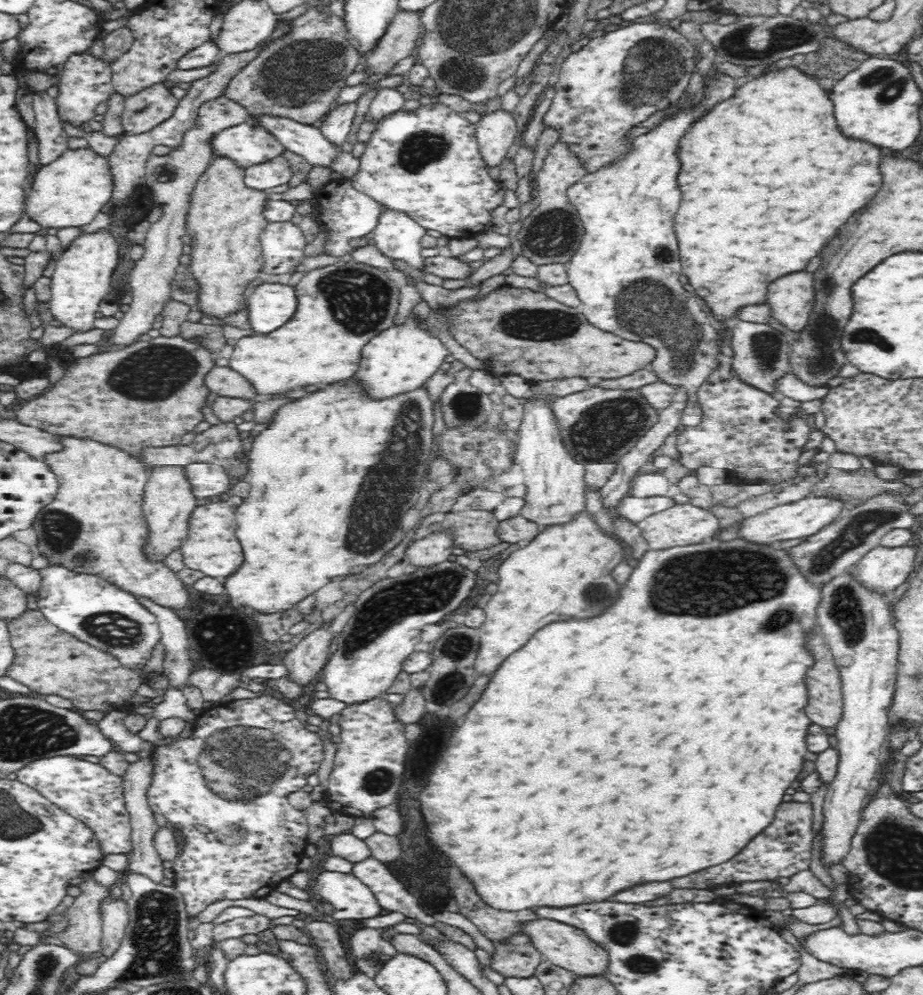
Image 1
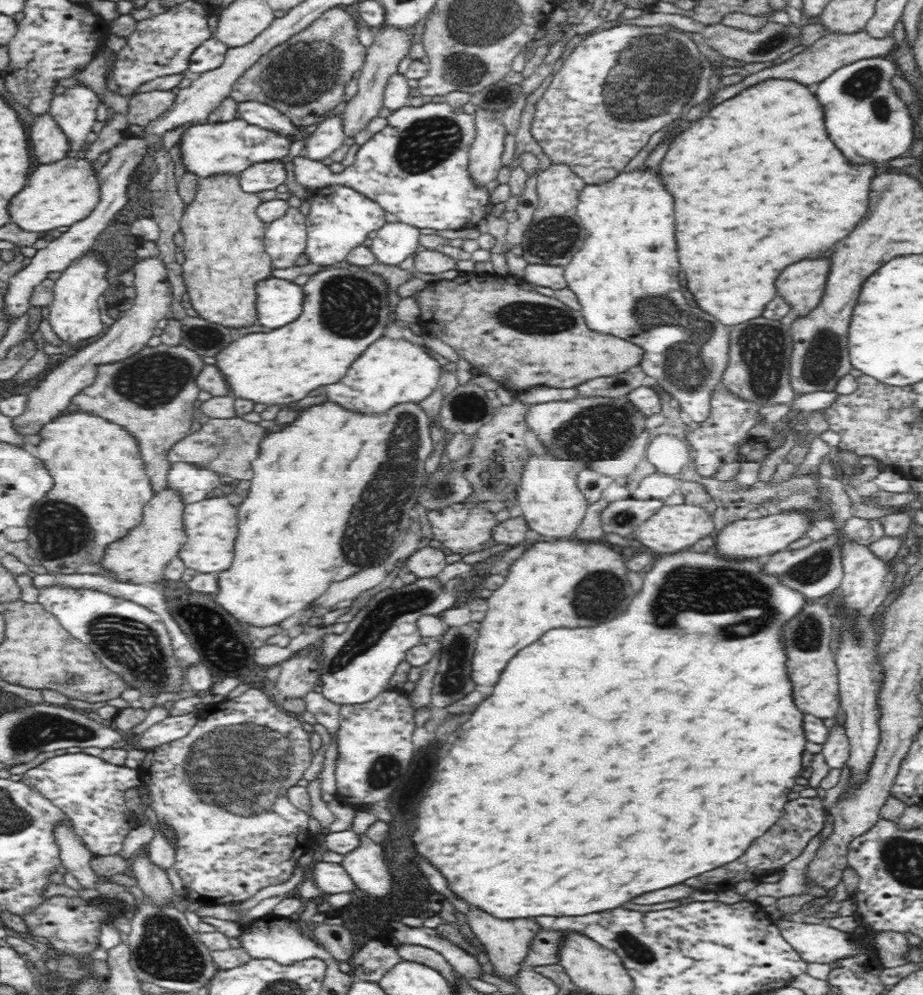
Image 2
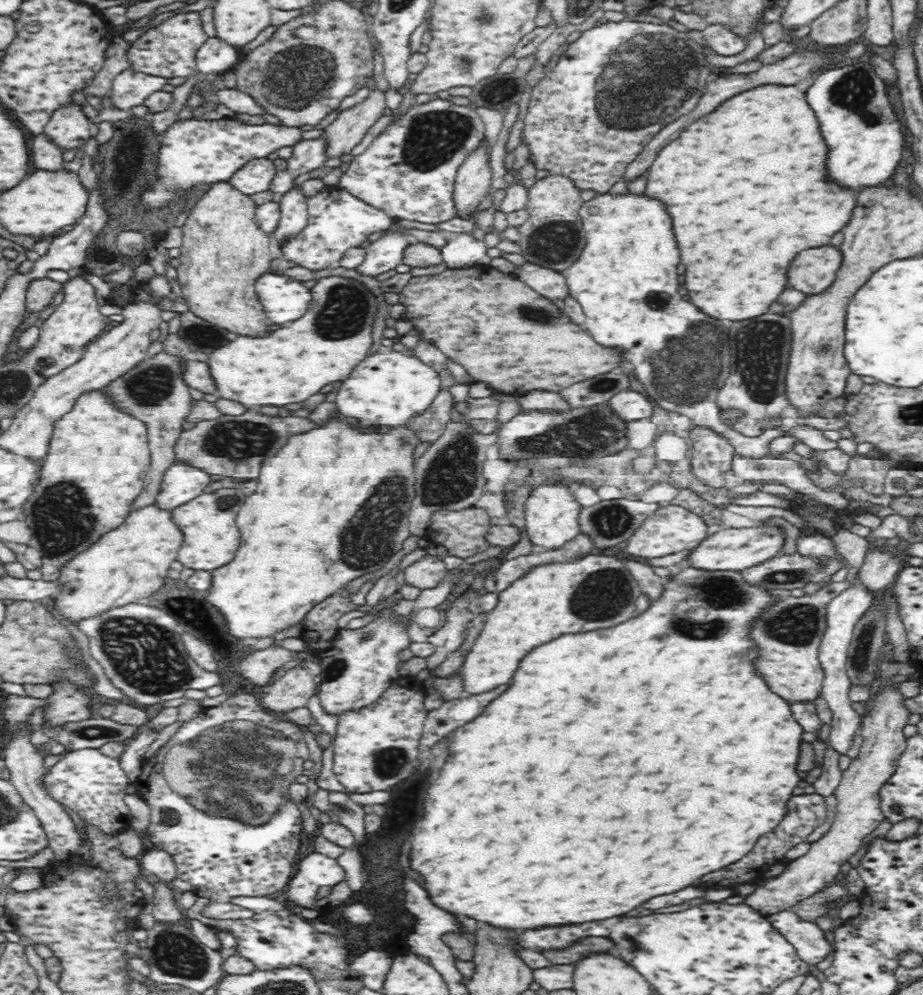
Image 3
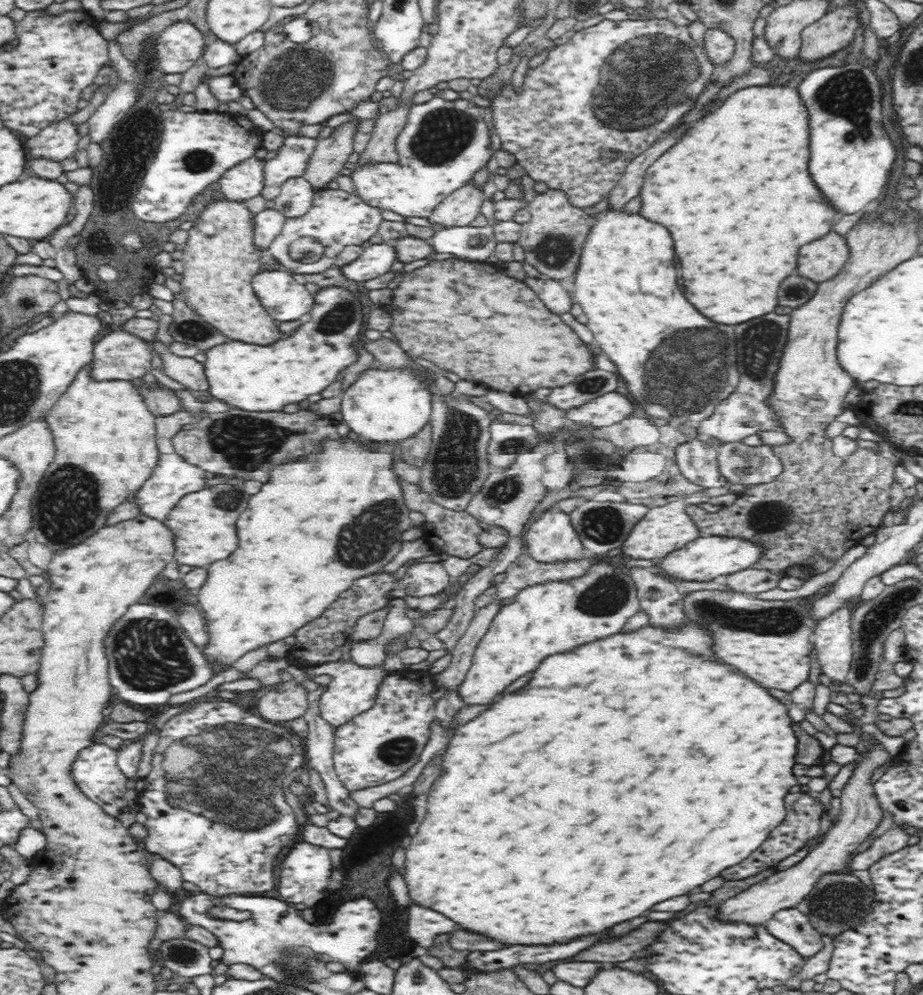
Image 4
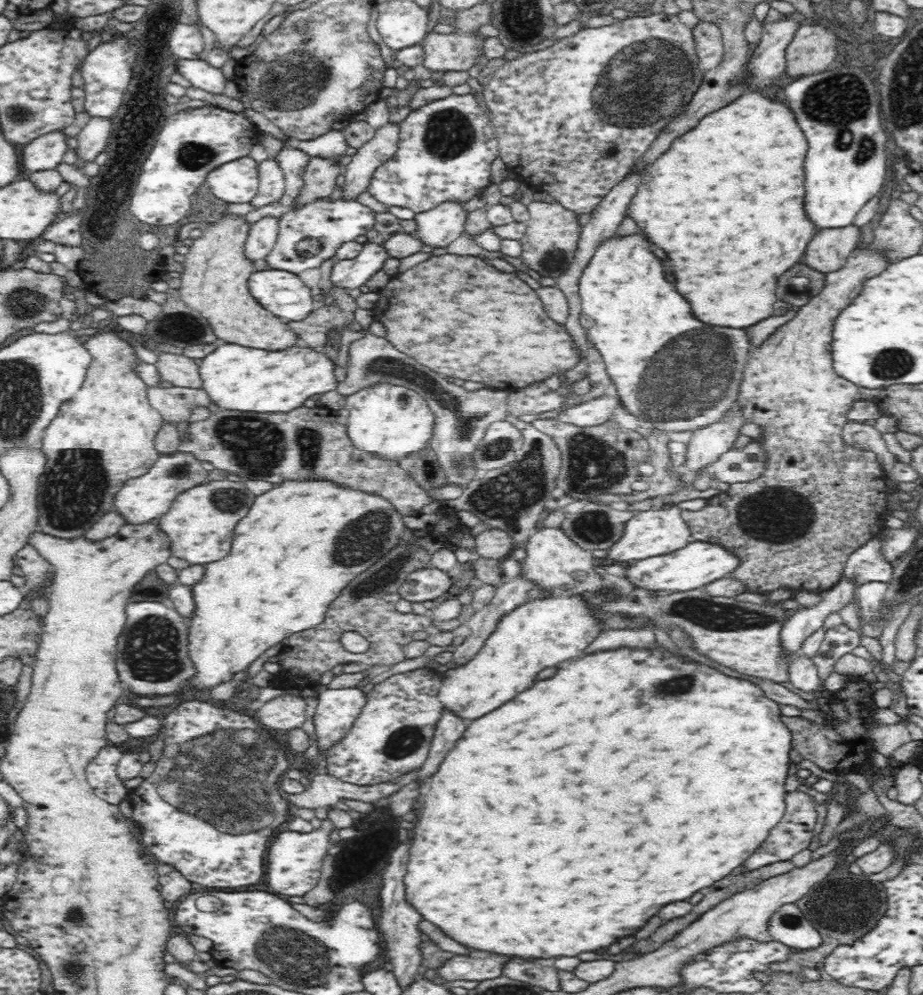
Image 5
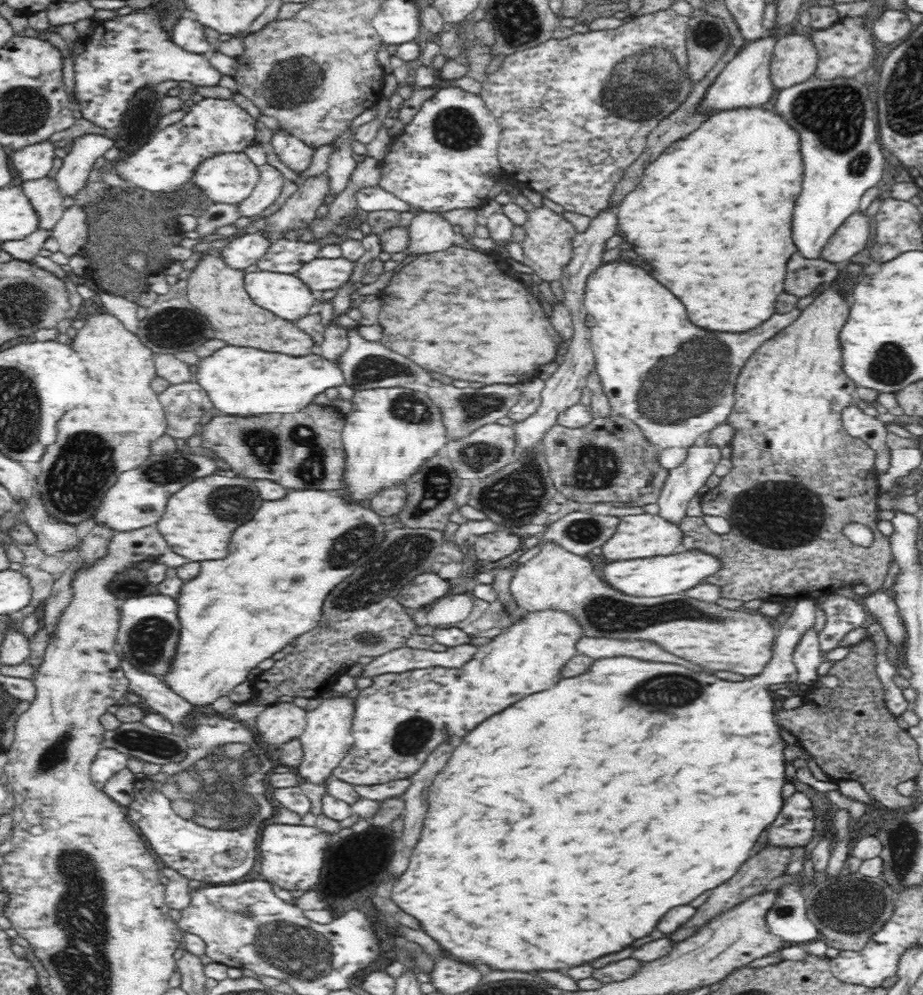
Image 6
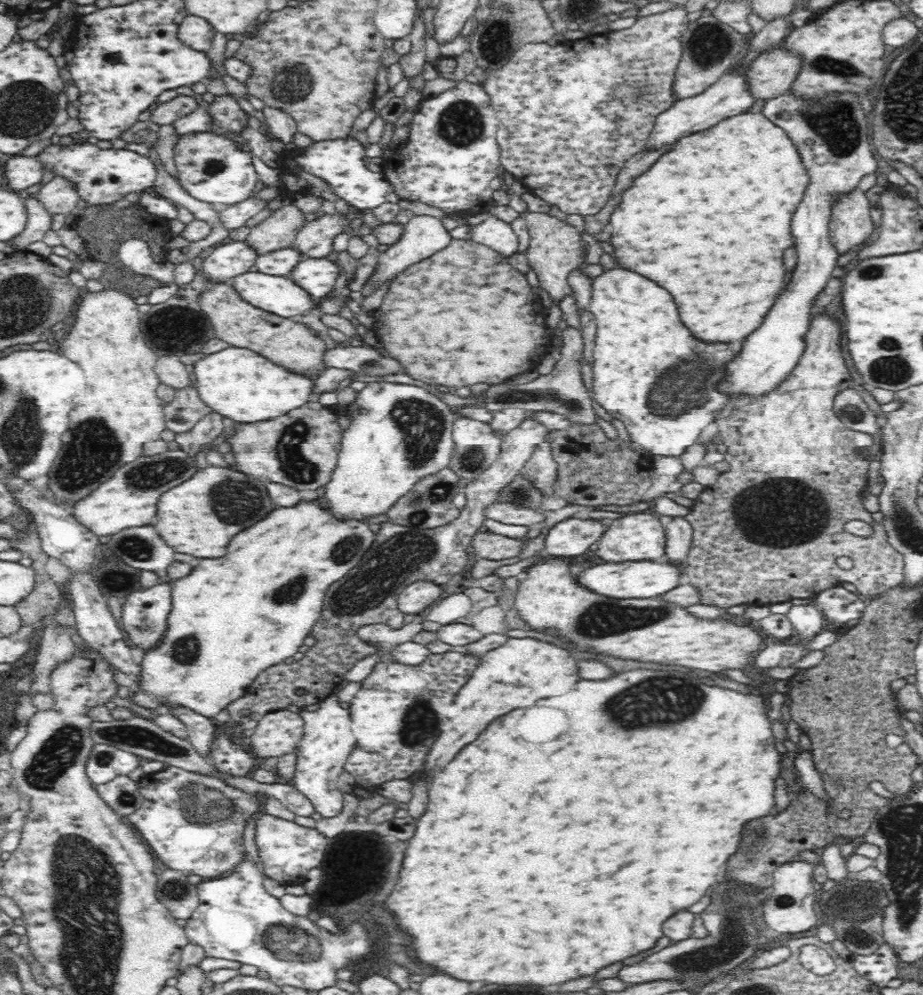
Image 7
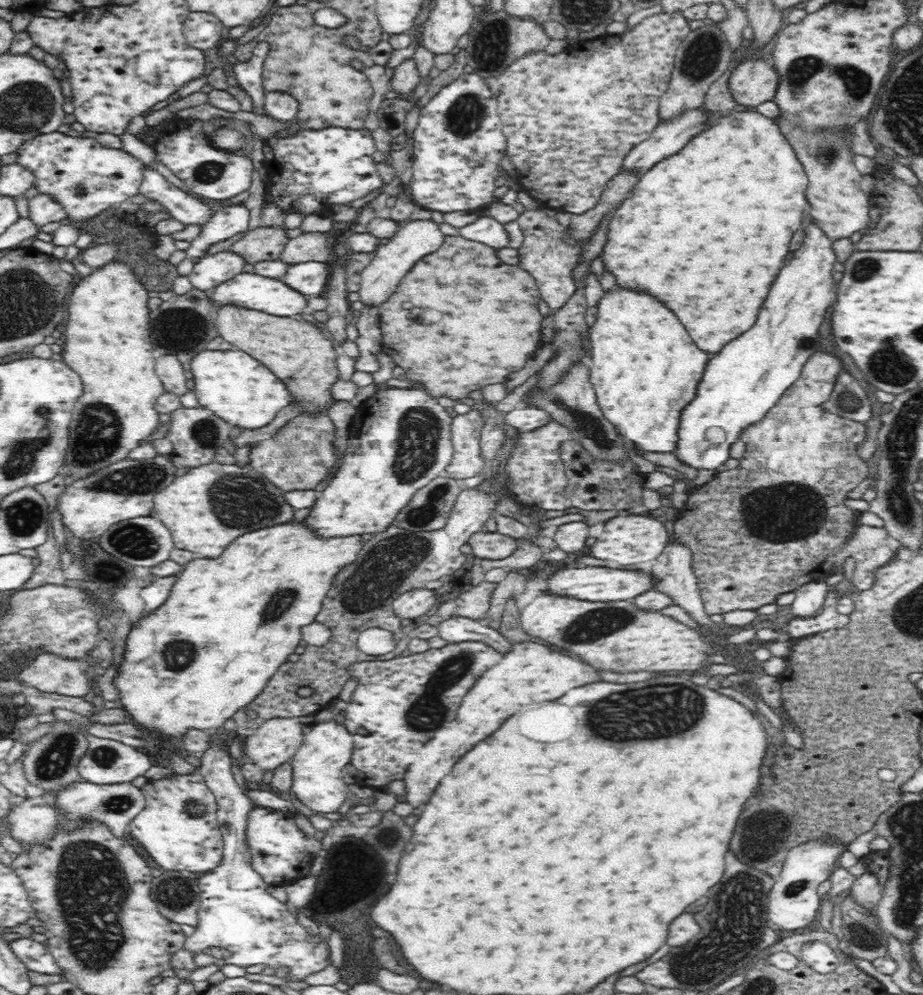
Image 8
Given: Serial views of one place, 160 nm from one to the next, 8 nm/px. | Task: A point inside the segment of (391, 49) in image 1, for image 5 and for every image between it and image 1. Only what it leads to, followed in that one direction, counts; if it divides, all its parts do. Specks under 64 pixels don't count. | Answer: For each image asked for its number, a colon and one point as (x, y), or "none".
2: (390, 45)
3: (348, 129)
4: (331, 153)
5: (319, 181)

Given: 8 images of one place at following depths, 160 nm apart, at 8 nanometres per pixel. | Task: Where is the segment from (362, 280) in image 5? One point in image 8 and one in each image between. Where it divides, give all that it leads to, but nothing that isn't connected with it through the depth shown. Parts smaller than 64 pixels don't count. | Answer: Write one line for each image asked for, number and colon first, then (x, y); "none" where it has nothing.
6: (321, 274)
7: (318, 277)
8: (309, 278)

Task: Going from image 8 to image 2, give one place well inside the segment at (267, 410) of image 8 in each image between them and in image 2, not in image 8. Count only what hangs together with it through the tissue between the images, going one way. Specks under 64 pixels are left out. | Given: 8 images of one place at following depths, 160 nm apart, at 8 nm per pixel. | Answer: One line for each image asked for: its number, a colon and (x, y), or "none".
2: (345, 310)
3: (324, 346)
4: (252, 377)
5: (238, 378)
6: (241, 381)
7: (237, 383)

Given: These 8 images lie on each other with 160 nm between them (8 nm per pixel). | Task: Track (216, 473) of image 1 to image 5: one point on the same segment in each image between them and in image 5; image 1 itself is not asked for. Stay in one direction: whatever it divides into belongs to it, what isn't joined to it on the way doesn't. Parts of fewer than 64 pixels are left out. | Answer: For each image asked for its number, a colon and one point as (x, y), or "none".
2: (193, 483)
3: (181, 482)
4: (174, 477)
5: (148, 497)

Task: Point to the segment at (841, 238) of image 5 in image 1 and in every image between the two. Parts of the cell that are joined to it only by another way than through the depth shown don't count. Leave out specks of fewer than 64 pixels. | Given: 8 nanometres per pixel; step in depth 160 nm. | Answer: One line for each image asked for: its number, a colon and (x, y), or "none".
1: (790, 300)
2: (802, 285)
3: (814, 271)
4: (821, 260)

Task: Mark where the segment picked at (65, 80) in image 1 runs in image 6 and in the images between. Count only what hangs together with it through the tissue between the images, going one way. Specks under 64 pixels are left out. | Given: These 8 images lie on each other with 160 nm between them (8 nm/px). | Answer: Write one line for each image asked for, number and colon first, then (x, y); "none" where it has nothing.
2: (74, 111)
3: (68, 127)
4: (56, 142)
5: (45, 152)
6: (33, 162)

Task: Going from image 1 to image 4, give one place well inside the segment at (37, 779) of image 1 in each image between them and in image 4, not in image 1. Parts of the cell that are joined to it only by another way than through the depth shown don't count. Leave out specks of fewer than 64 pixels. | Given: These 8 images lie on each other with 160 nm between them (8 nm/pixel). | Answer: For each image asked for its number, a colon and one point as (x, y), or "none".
2: (90, 791)
3: (94, 785)
4: (95, 770)

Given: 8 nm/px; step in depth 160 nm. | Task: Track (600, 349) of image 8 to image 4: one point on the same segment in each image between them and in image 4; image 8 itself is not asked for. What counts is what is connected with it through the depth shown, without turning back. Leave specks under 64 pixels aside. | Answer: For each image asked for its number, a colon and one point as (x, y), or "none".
4: (626, 282)
5: (665, 366)
6: (654, 364)
7: (649, 372)

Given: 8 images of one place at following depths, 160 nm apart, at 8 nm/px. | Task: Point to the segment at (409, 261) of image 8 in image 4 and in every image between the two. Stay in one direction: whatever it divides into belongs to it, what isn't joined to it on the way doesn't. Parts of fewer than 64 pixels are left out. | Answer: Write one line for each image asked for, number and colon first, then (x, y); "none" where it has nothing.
4: (460, 208)
5: (438, 227)
6: (428, 233)
7: (423, 236)

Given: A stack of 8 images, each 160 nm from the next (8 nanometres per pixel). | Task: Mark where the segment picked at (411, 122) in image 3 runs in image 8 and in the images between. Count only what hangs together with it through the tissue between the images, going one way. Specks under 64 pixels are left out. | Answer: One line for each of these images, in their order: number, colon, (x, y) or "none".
4: (443, 144)
5: (446, 149)
6: (447, 159)
7: (452, 155)
8: (458, 143)

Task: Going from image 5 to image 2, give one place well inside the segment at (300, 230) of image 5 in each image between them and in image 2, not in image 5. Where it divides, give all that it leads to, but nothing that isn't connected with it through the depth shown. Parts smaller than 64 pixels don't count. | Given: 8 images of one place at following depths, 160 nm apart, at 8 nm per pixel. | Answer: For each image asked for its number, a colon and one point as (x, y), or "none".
2: (340, 219)
3: (338, 221)
4: (337, 219)

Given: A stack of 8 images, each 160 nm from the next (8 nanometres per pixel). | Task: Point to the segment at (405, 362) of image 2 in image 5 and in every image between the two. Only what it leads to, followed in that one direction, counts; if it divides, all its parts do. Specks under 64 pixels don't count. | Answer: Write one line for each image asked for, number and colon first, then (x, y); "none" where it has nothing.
3: (388, 390)
4: (382, 405)
5: (391, 422)

